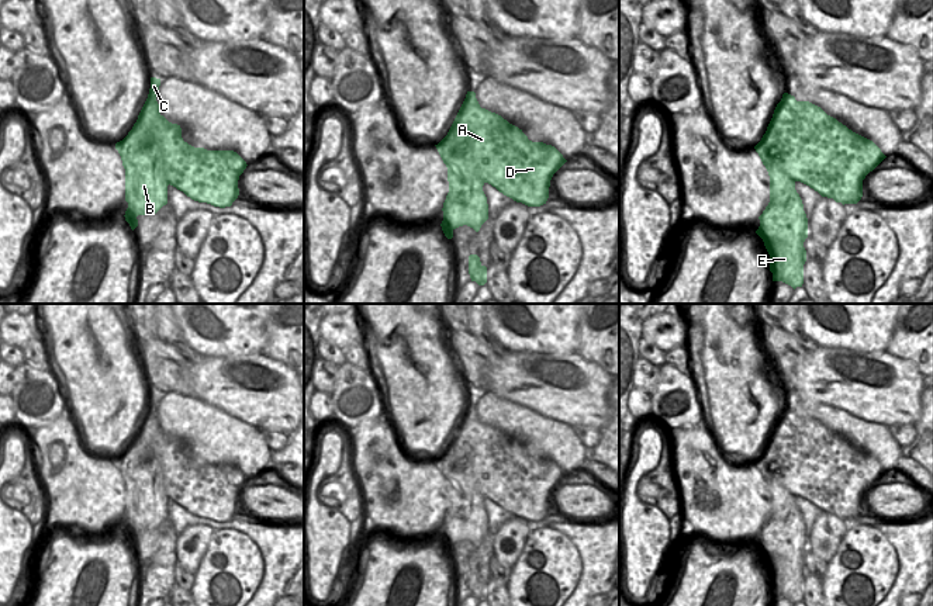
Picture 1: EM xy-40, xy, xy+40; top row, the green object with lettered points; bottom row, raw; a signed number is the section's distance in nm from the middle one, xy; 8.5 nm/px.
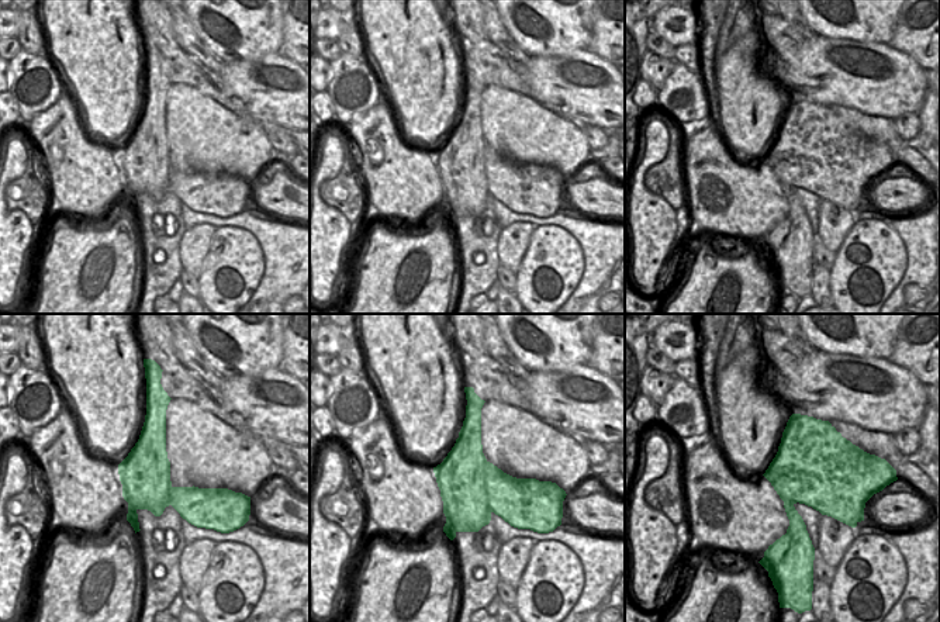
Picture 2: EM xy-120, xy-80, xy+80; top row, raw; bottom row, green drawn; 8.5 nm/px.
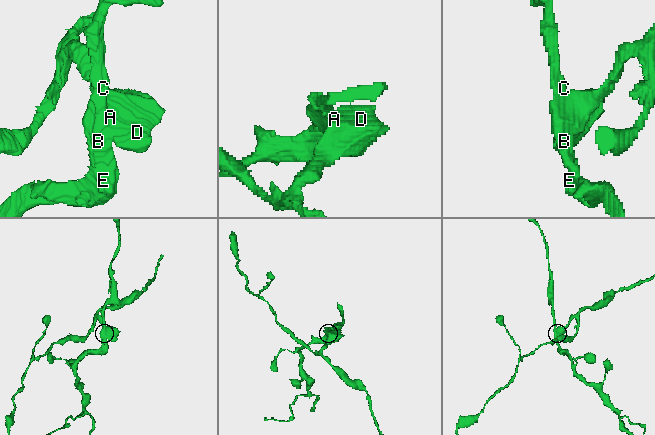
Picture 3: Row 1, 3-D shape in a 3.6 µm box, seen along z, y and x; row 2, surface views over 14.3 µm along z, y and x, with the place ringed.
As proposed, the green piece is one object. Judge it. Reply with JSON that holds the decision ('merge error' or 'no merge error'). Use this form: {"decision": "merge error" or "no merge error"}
{"decision": "merge error"}

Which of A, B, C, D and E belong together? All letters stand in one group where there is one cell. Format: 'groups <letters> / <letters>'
groups A D / B C E

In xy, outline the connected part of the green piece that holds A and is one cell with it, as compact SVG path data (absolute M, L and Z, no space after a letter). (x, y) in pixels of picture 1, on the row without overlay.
M467 406L448 450L471 463L485 498L528 522L546 519L550 495L567 477L554 461L529 456L522 444L481 423L474 406Z

